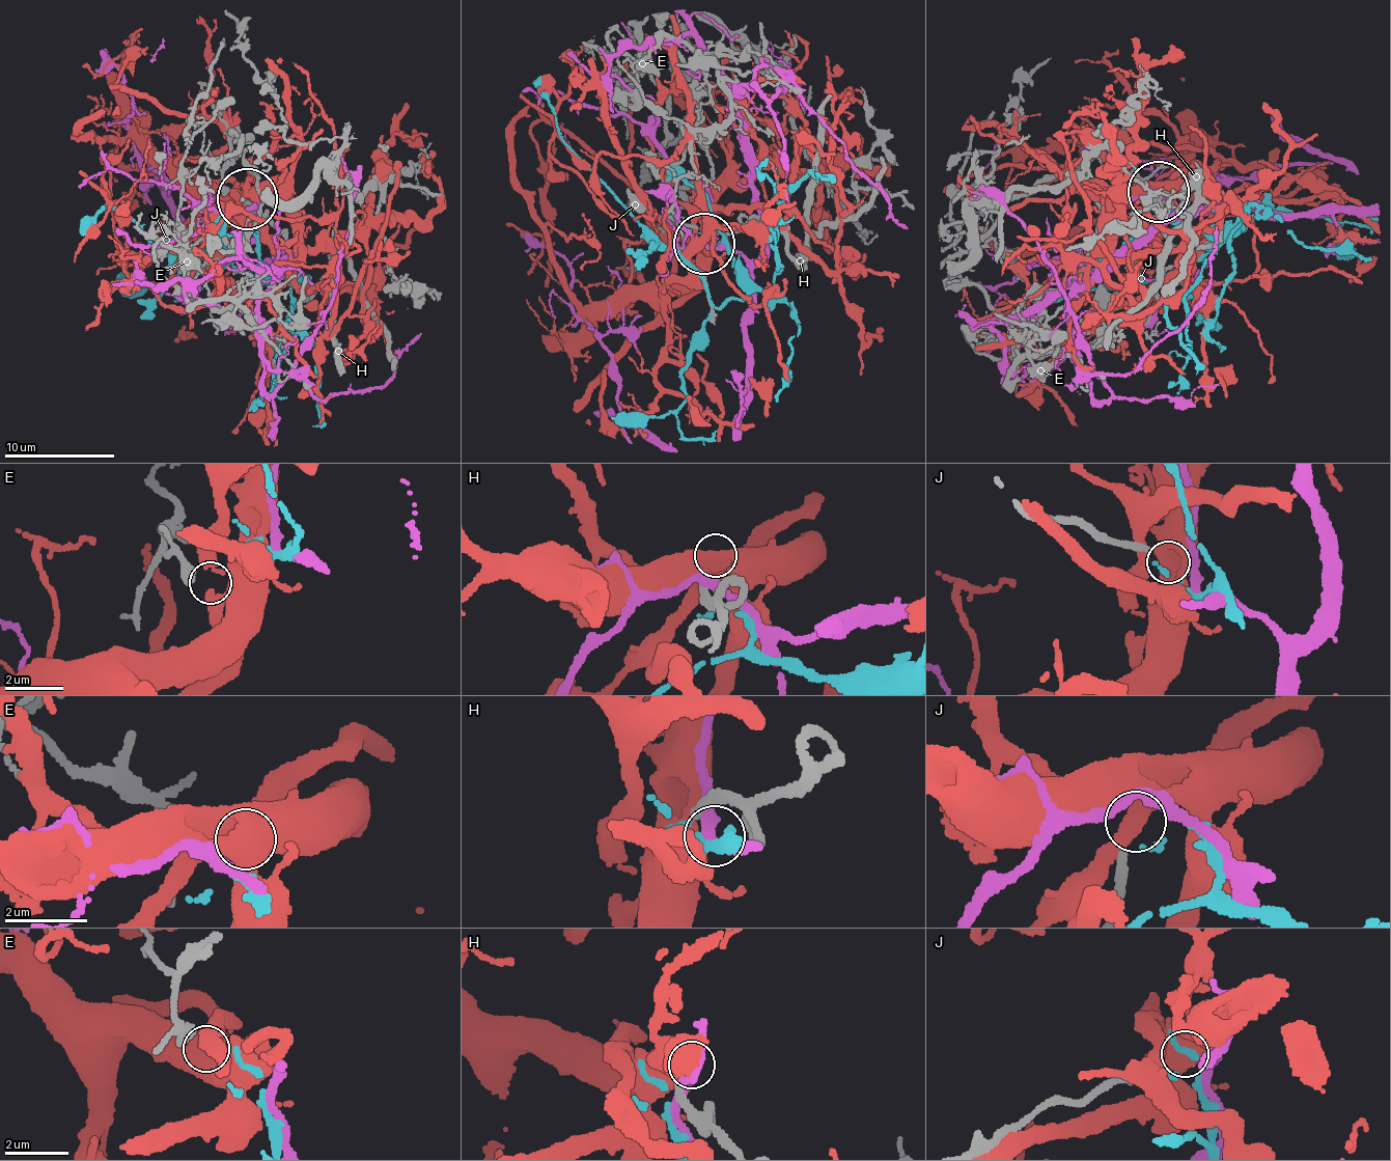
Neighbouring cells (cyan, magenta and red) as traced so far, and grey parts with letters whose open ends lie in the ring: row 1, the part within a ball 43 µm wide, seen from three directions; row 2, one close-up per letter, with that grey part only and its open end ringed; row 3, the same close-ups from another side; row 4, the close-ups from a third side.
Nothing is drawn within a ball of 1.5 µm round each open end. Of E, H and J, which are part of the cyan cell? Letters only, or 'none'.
none

